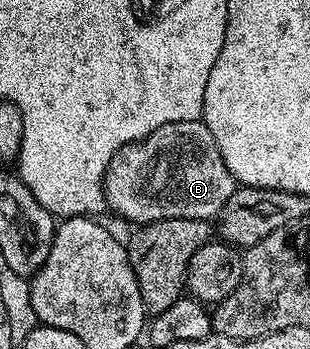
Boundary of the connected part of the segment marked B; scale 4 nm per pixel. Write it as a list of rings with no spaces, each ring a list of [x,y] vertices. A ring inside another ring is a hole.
[[[179,121],[163,125],[140,143],[128,143],[115,153],[109,163],[104,184],[106,206],[123,218],[130,219],[133,225],[164,219],[212,220],[220,216],[223,205],[227,205],[239,186],[231,169],[227,169],[223,161],[223,153],[219,153],[219,145],[215,145],[215,137],[211,137],[211,129],[207,129],[203,121]]]

